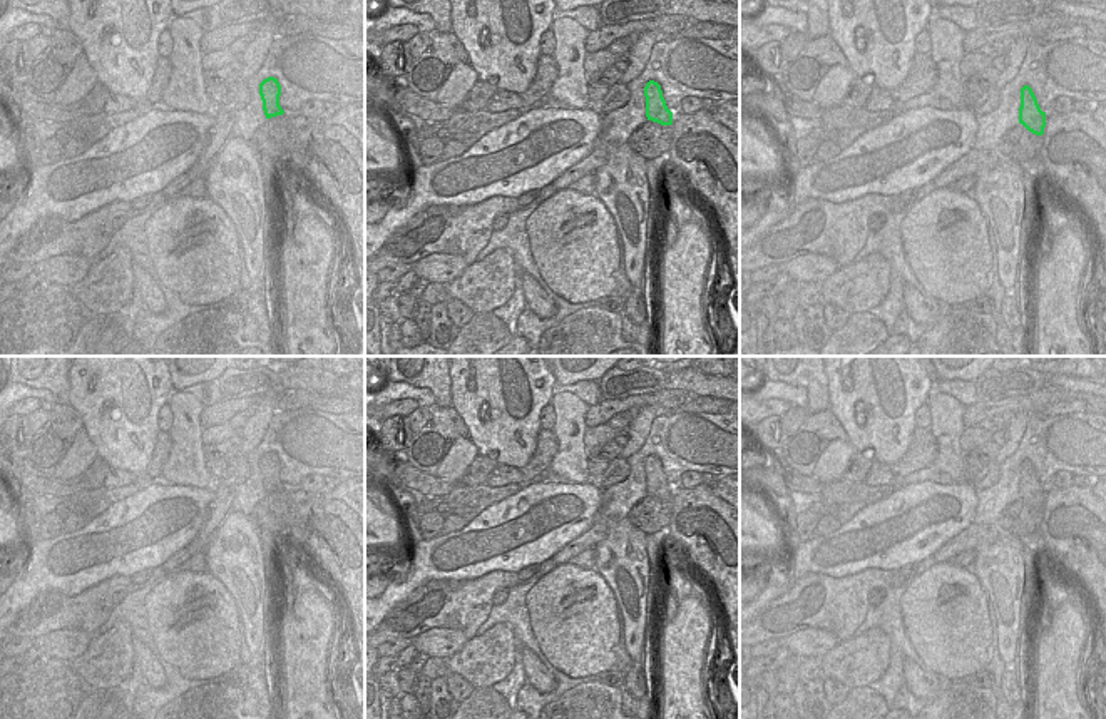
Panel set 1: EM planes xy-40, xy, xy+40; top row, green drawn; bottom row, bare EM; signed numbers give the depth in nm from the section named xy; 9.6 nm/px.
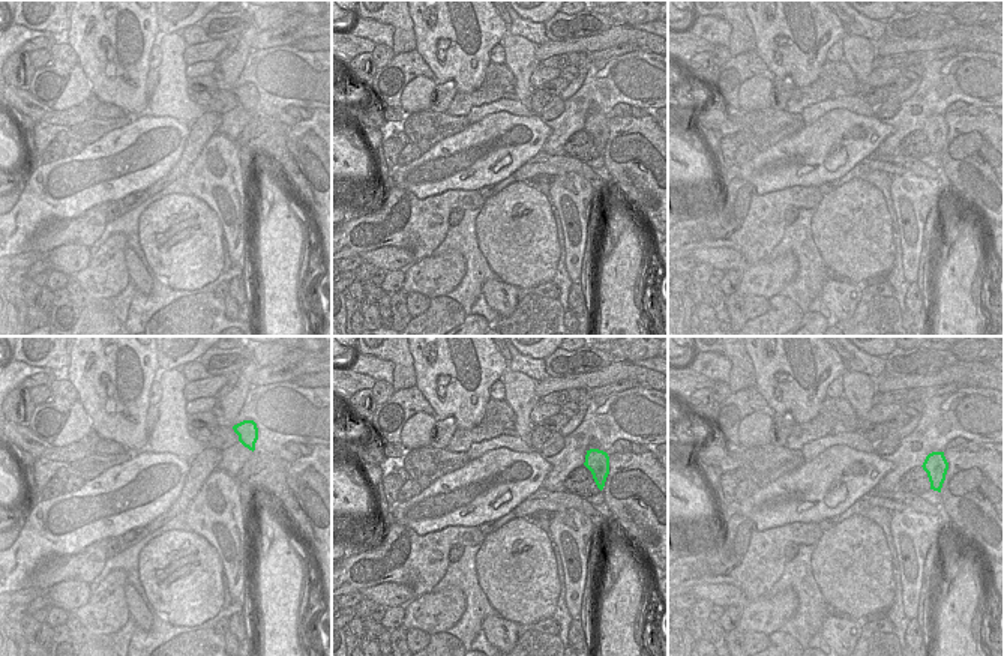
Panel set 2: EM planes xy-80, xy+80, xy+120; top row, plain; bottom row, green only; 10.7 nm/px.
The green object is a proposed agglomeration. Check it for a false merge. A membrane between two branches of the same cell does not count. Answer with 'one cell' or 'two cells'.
one cell

